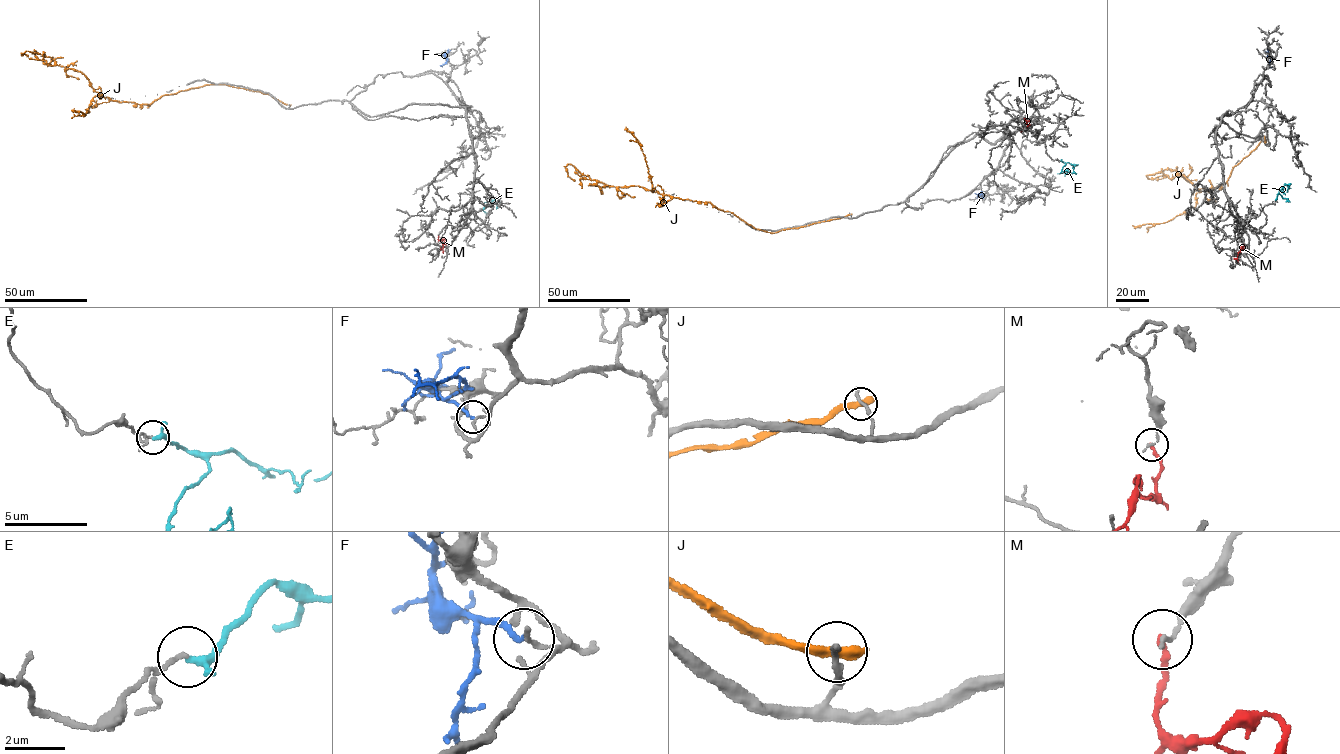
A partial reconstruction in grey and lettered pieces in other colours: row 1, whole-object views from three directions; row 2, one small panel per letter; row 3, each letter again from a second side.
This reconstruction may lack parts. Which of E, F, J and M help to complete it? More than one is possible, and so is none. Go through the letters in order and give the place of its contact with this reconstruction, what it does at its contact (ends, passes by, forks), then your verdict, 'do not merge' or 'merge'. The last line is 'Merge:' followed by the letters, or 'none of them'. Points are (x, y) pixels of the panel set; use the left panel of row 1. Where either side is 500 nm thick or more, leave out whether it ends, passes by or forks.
E: contact (482, 208); it passes by; do not merge
F: contact (448, 59); it ends; do not merge
J: contact (289, 105); it ends; do not merge
M: contact (438, 234); it ends; do not merge
Merge: none of them

